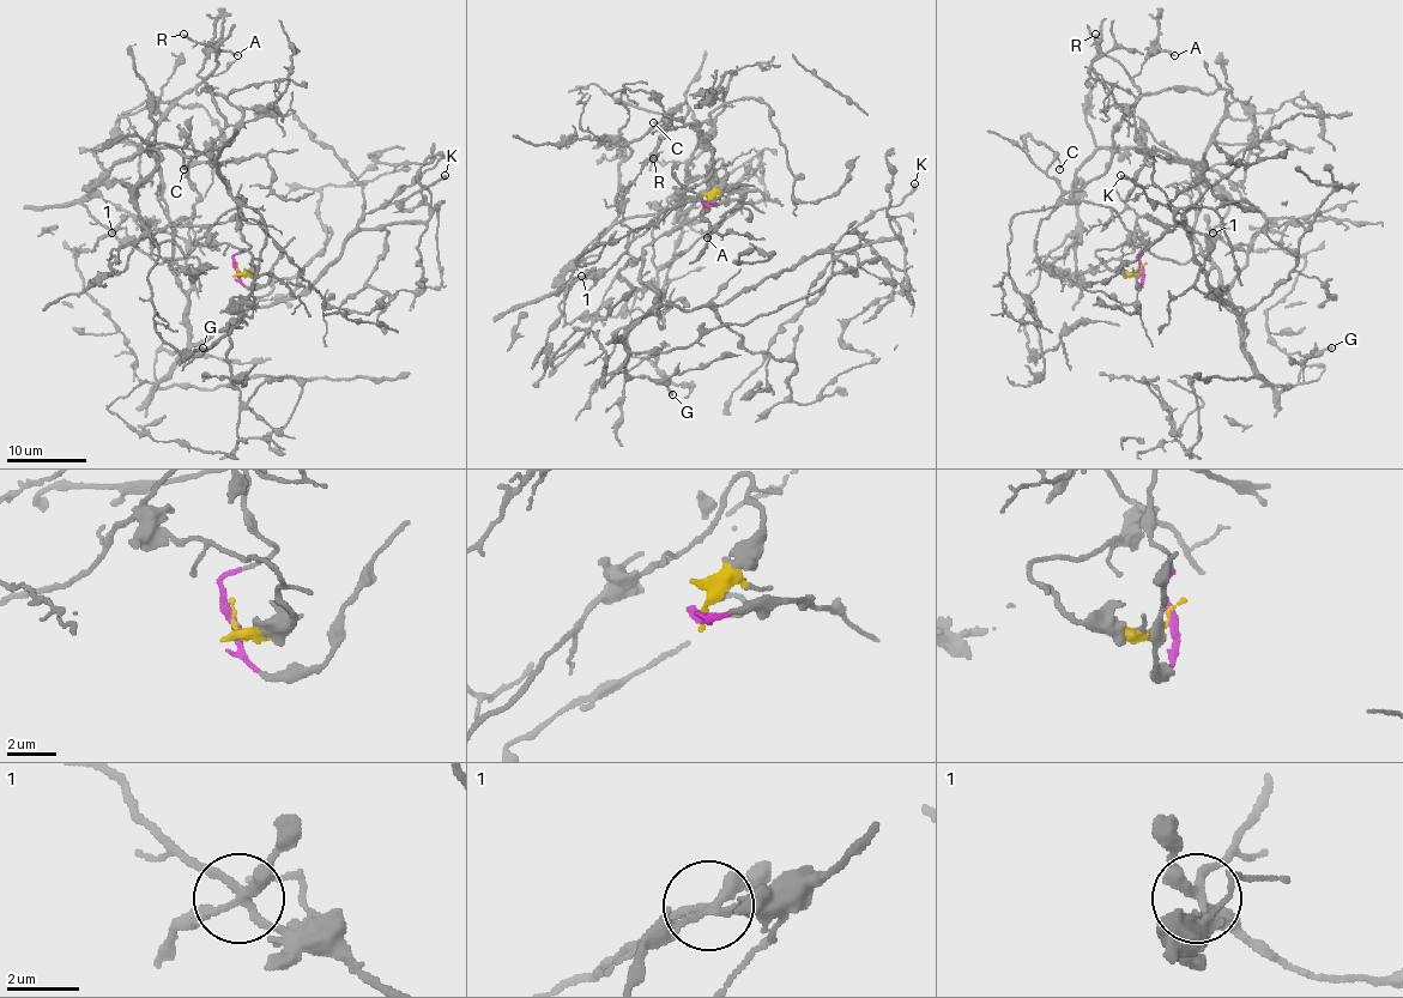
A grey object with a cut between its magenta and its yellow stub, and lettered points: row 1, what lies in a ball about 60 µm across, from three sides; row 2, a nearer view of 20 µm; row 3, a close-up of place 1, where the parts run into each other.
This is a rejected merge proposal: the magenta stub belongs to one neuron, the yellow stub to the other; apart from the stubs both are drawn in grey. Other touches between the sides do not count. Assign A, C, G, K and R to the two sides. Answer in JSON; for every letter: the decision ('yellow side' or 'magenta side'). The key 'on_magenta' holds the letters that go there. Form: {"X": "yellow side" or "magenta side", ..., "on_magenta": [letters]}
{"A": "yellow side", "C": "magenta side", "G": "magenta side", "K": "magenta side", "R": "yellow side", "on_magenta": ["C", "G", "K"]}

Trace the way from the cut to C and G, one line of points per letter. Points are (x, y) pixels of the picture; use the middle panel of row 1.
C: (707, 204), (719, 200), (618, 272), (659, 290), (683, 216), (711, 191), (687, 173), (690, 110), (653, 122)
G: (707, 204), (719, 200), (642, 248), (641, 278), (657, 307), (623, 343), (624, 370), (659, 379), (672, 394)

